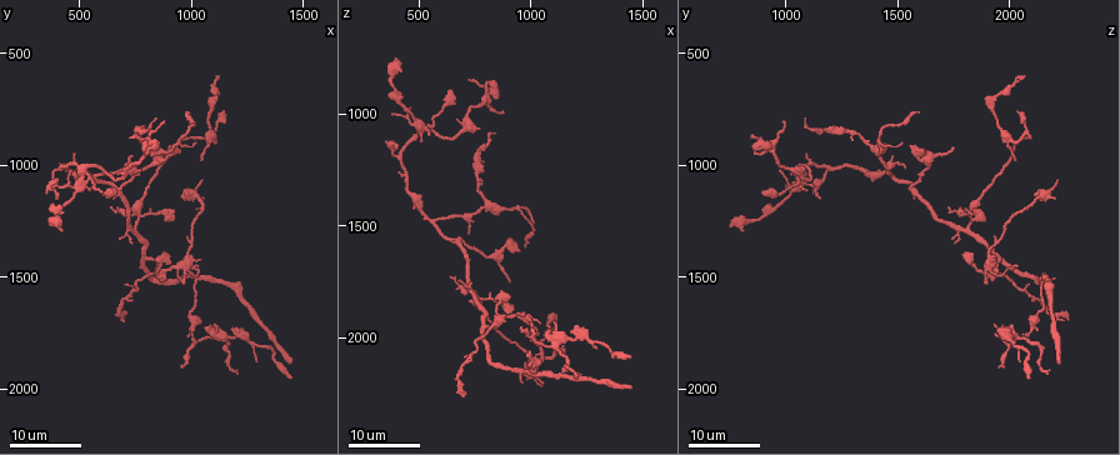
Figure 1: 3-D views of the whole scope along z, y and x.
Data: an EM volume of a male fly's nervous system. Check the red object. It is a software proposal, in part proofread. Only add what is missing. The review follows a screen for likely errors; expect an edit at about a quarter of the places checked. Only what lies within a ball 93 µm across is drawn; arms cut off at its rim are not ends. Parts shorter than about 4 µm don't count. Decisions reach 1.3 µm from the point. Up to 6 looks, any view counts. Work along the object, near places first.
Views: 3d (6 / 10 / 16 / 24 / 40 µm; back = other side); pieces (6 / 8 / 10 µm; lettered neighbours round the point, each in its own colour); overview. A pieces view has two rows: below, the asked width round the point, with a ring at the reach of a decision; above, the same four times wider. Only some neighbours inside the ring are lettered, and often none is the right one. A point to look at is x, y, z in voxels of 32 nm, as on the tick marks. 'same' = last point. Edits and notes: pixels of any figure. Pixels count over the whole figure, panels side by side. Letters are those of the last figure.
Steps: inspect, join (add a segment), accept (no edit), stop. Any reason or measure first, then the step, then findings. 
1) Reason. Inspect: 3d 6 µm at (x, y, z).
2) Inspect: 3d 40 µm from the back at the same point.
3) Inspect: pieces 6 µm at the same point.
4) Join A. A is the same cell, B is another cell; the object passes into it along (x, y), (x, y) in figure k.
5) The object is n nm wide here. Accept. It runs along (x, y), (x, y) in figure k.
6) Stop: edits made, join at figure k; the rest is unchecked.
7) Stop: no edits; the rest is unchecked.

Free end. Inspect: 3d 24 µm at (910, 930, 1750).

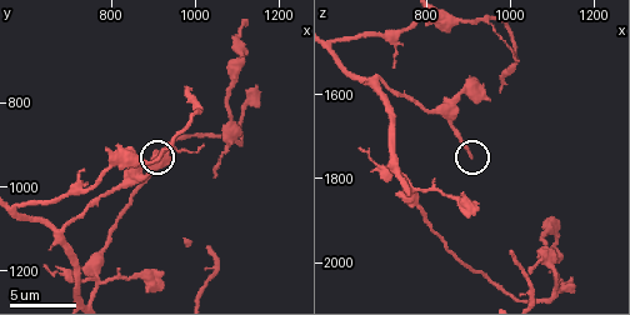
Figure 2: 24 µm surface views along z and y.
Inspect: pieces 10 µm at the same point.

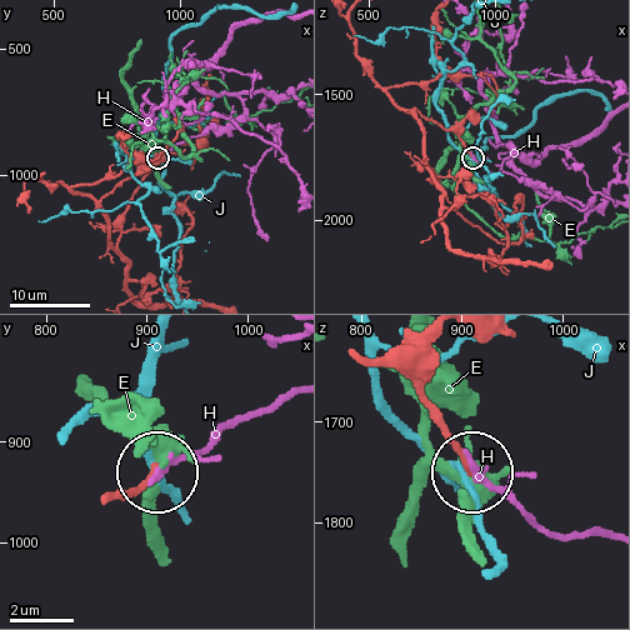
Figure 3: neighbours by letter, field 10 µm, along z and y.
Accept. E, H and J are other cells; it runs along (363, 356), (388, 361), (411, 384), (465, 469) in figure 3; no lettered segment goes on from it.

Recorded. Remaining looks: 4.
Free end. Inspect: 3d 16 µm at (720, 1020, 1530).

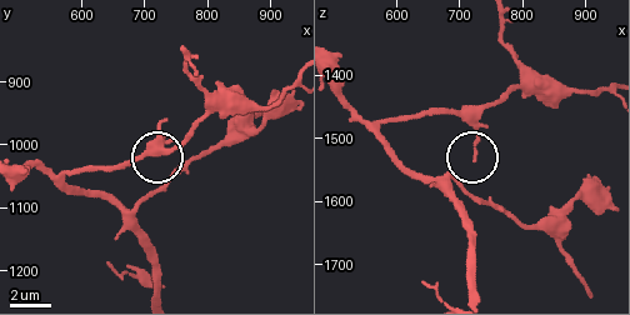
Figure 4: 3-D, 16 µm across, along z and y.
Inspect: pieces 8 µm at the same point.

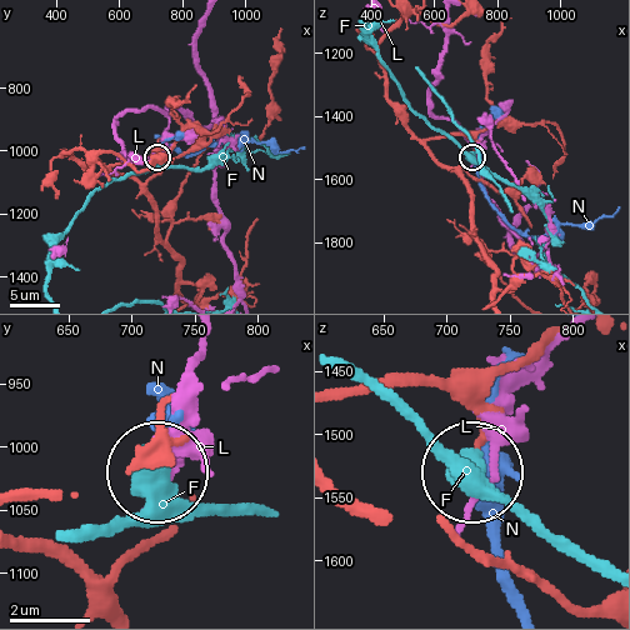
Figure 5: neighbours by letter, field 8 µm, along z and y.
Accept. F, L and N are other cells; none of them fits.

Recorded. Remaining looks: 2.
An open end. Inspect: 3d 24 µm at (390, 1140, 1160).

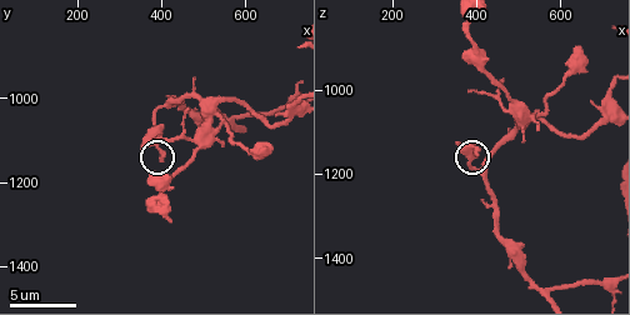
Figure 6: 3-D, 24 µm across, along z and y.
Inspect: pieces 10 µm at (400, 1140, 1155).

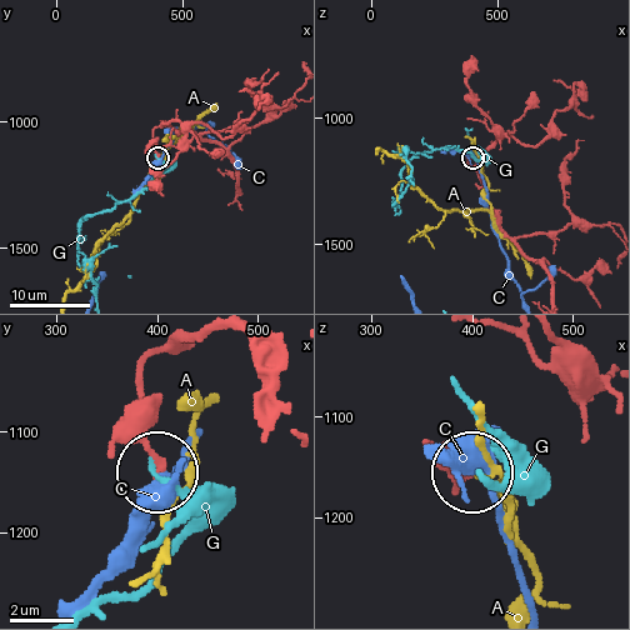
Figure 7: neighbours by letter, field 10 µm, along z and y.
Accept. A, C and G are other cells; no lettered segment goes on from it.

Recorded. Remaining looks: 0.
Stop: no edits; the rest is unchecked.

